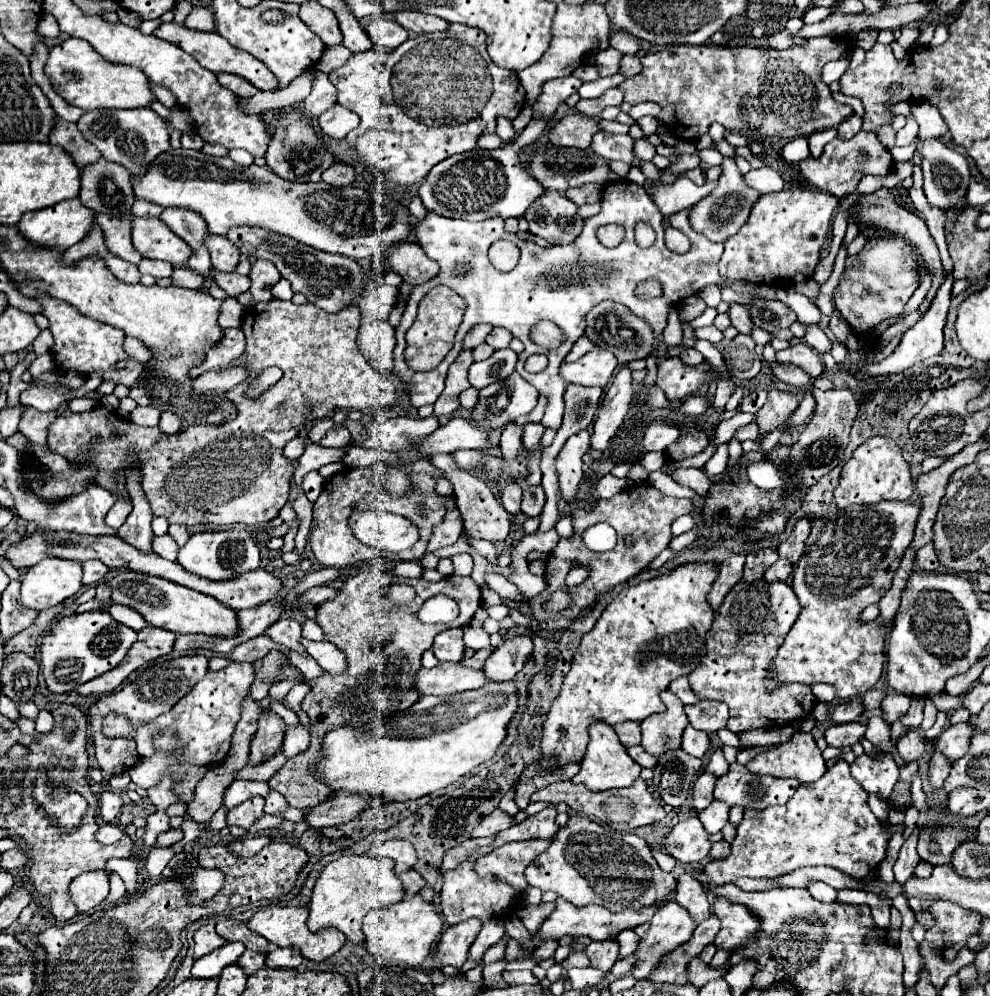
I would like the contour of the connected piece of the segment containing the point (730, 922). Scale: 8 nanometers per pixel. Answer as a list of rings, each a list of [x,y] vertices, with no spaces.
[[[717,898],[713,904],[713,914],[721,920],[721,930],[713,942],[717,948],[733,952],[741,942],[755,938],[759,922],[751,918],[751,912],[745,906],[733,904],[725,898]]]

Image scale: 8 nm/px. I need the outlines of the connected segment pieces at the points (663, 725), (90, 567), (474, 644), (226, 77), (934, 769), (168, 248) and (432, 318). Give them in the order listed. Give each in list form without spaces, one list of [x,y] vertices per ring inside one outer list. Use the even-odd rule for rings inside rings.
[[[665,690],[661,694],[661,700],[667,710],[661,714],[653,714],[651,718],[645,718],[641,722],[641,746],[653,756],[661,756],[667,750],[681,748],[681,734],[689,724],[683,712],[683,702],[679,702],[679,698],[671,690]]]
[[[99,560],[85,562],[85,564],[83,564],[83,584],[93,586],[95,582],[97,582],[97,584],[103,582],[105,576],[107,576],[107,572],[109,572],[109,568],[107,568],[103,562],[99,562]]]
[[[479,620],[469,622],[467,626],[463,626],[465,630],[465,646],[473,648],[473,650],[481,650],[489,646],[489,634],[483,630],[483,624]]]
[[[219,74],[219,84],[225,86],[227,90],[231,90],[235,96],[239,98],[249,98],[253,94],[257,94],[257,88],[253,84],[249,84],[247,80],[235,76],[235,74]]]
[[[933,754],[933,758],[931,758],[931,762],[929,762],[929,784],[931,784],[931,788],[935,788],[935,790],[939,790],[941,786],[943,786],[943,782],[947,780],[947,776],[949,776],[949,762],[943,758],[943,754]]]
[[[133,218],[131,240],[133,248],[149,260],[165,260],[179,266],[191,256],[191,248],[161,218]]]
[[[445,285],[436,286],[426,294],[419,305],[413,325],[405,335],[407,342],[405,358],[415,370],[435,368],[445,358],[445,354],[453,348],[453,338],[459,324],[463,322],[465,306],[467,306],[465,300],[455,290]]]

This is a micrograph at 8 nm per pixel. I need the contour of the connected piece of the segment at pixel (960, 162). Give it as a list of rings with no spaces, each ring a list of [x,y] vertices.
[[[917,138],[917,152],[921,154],[921,170],[925,176],[923,188],[925,188],[925,196],[927,196],[929,204],[937,206],[941,210],[953,208],[957,204],[957,200],[967,194],[967,186],[969,186],[969,178],[971,178],[965,156],[947,148],[941,140],[921,140],[921,138]]]

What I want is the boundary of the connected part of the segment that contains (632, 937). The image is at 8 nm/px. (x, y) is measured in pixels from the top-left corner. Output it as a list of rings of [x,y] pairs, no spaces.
[[[623,930],[623,934],[617,936],[617,942],[619,942],[619,946],[621,946],[619,958],[625,958],[625,956],[629,956],[629,954],[633,954],[633,952],[637,950],[639,938],[637,938],[637,934],[635,934],[633,930]]]

